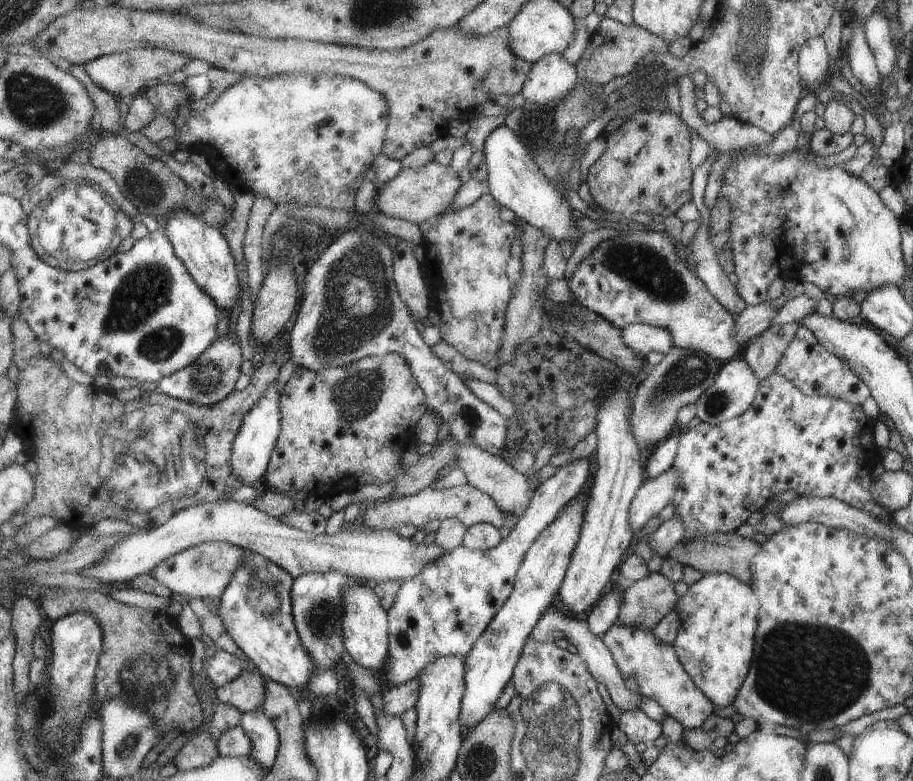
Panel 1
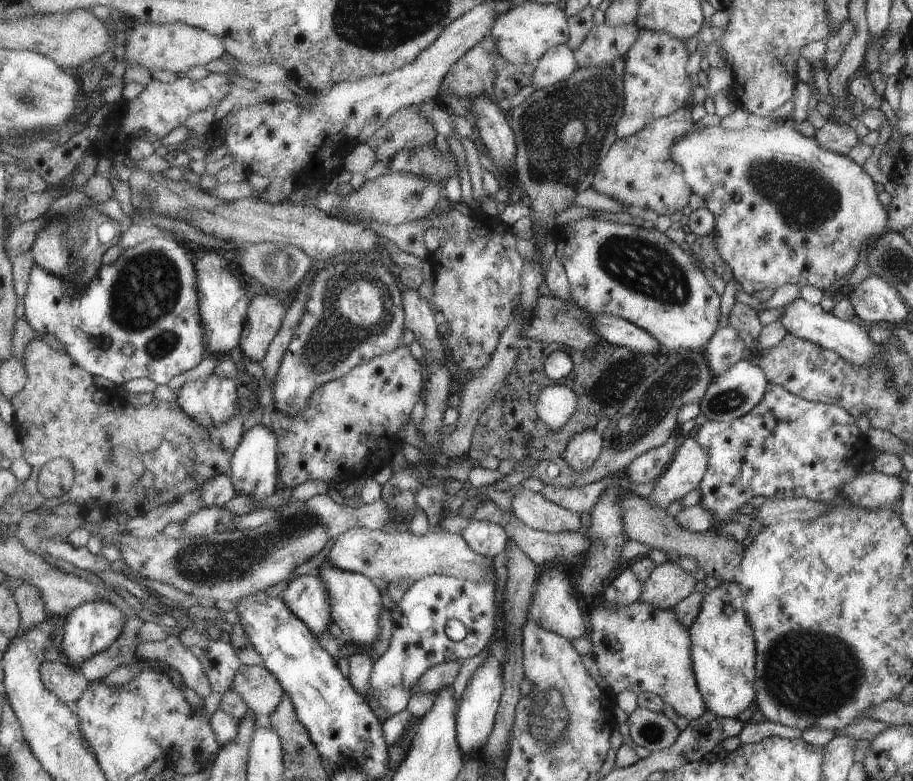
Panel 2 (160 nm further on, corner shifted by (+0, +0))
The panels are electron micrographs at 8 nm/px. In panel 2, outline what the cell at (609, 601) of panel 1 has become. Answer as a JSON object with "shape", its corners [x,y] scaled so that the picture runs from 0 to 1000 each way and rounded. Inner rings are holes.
{"shape":[[[687,727],[677,735],[664,755],[662,755],[660,772],[663,775],[685,775],[700,768],[704,746]]]}

